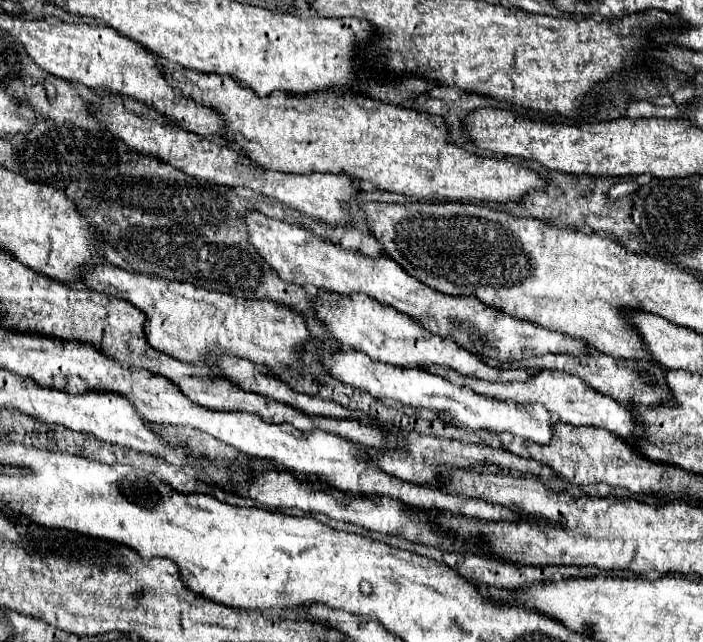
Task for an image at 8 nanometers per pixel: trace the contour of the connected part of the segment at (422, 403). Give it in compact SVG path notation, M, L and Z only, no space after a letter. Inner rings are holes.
M339 351L323 355L325 369L343 381L345 385L357 387L377 399L387 403L397 403L403 409L415 409L419 413L429 413L435 419L441 419L455 427L465 427L469 431L493 431L493 433L513 433L527 441L545 445L553 439L555 417L543 405L525 405L525 403L507 403L491 397L483 397L467 387L457 387L441 375L429 373L425 369L405 369L395 365L381 365L369 359L365 353L357 351Z

